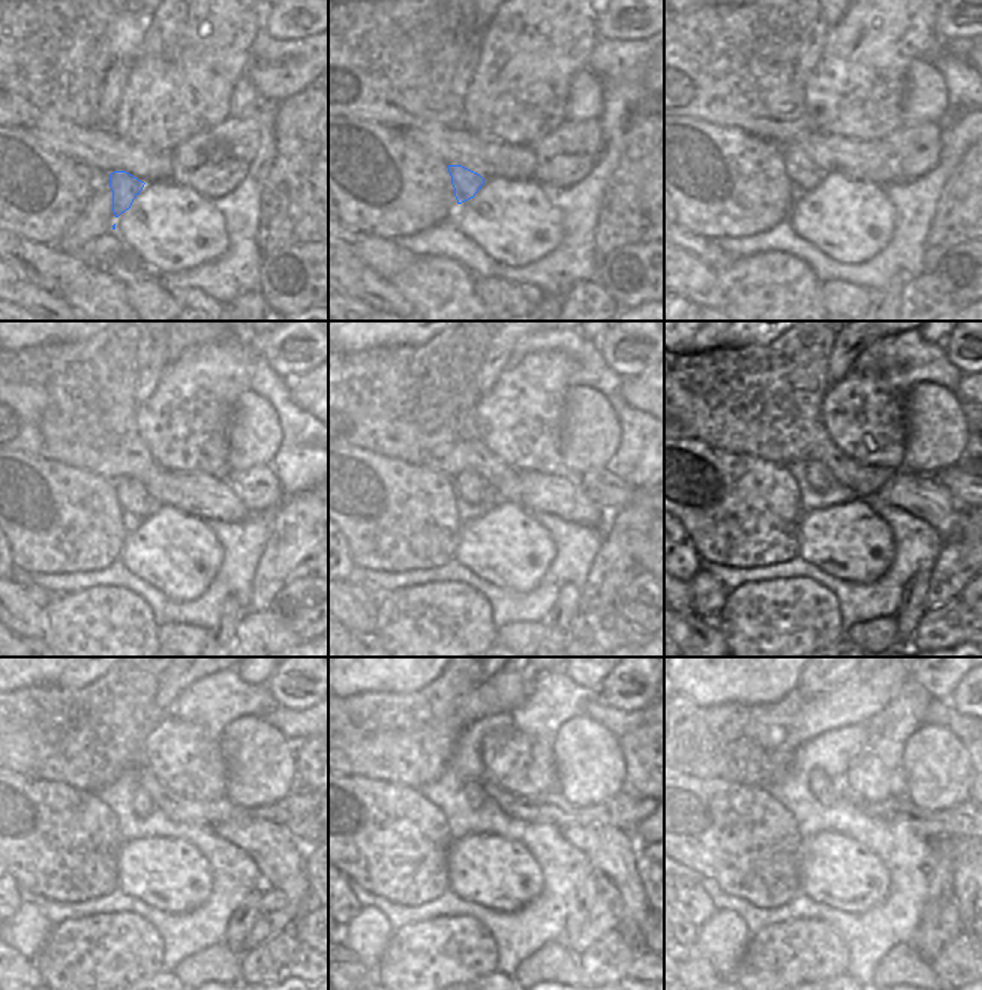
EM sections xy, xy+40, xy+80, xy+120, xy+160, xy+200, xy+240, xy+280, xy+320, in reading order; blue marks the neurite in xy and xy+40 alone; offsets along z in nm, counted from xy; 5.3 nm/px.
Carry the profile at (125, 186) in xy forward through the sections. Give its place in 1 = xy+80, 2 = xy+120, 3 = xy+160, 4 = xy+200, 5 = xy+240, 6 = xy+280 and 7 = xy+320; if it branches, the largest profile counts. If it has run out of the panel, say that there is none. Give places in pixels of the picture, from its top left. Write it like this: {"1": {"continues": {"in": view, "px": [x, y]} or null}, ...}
{"1": {"continues": {"in": "xy+80", "px": [804, 174]}}, "2": {"continues": {"in": "xy+120", "px": [134, 500]}}, "3": {"continues": {"in": "xy+160", "px": [474, 494]}}, "4": {"continues": {"in": "xy+200", "px": [820, 479]}}, "5": {"continues": {"in": "xy+240", "px": [143, 804]}}, "6": {"continues": {"in": "xy+280", "px": [474, 792]}}, "7": {"continues": {"in": "xy+320", "px": [823, 788]}}}

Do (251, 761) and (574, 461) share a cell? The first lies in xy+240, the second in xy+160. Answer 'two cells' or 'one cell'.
one cell

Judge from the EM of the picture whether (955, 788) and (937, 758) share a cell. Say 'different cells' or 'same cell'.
same cell

